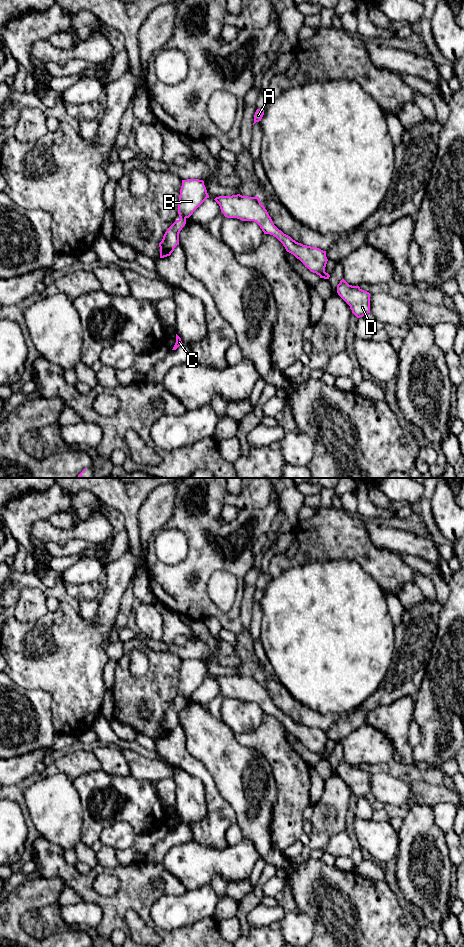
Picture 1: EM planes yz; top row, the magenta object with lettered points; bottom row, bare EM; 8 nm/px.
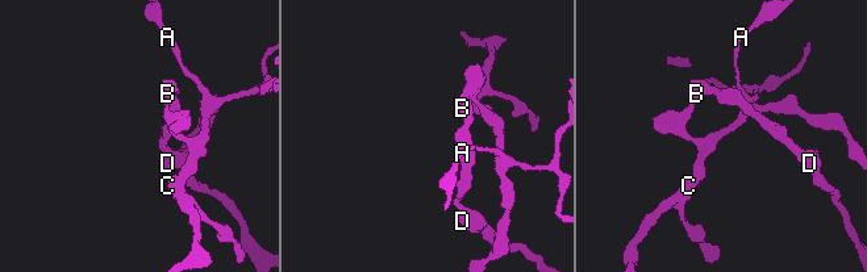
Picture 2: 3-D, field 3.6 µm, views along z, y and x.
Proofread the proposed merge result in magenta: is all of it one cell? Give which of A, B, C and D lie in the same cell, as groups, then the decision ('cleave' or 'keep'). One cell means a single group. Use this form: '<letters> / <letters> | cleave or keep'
A C / B D | cleave

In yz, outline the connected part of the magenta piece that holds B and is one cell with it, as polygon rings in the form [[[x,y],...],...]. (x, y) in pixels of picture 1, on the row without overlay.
[[[182,660],[178,683],[179,697],[189,698],[207,678],[209,675],[203,660]]]

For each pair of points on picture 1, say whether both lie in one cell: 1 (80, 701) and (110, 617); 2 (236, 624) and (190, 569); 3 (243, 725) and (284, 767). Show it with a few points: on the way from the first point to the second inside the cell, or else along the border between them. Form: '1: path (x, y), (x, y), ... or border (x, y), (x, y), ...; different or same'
1: path (80, 680), (80, 648), (90, 638); same
2: path (220, 614), (213, 610), (188, 585); same
3: border (264, 714), (261, 724), (253, 731), (234, 733); different

